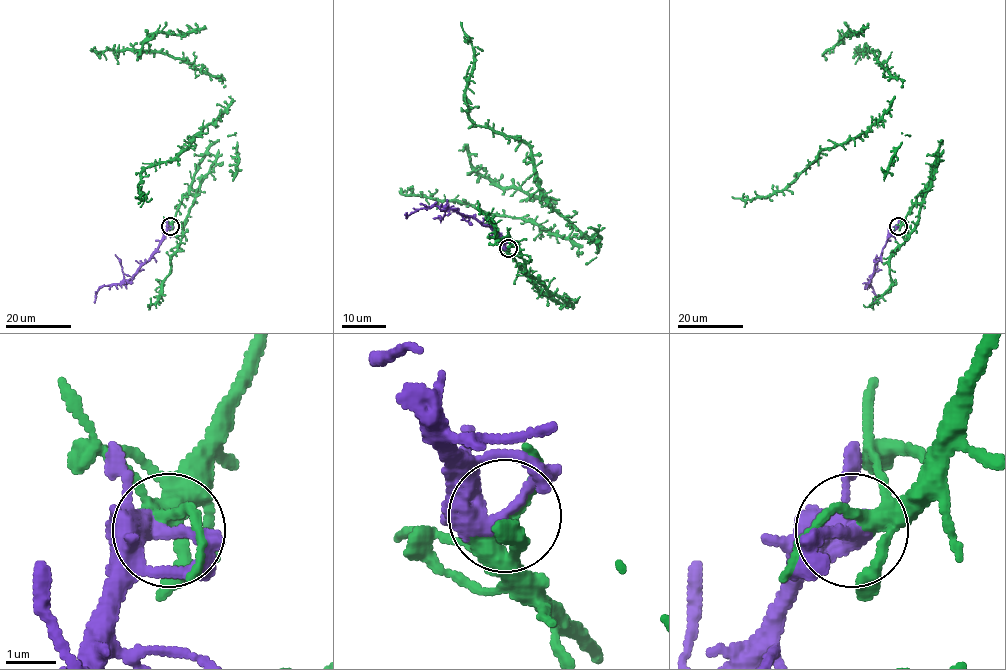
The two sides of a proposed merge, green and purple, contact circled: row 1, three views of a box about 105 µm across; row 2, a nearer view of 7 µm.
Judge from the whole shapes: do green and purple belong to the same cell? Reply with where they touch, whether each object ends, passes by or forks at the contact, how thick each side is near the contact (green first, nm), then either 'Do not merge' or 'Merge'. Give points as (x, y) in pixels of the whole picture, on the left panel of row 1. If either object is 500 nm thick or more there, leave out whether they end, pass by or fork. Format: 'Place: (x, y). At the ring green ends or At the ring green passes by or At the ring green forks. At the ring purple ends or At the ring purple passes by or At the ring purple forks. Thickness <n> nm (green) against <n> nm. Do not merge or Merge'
Place: (170, 226). At the ring green forks. At the ring purple forks. Thickness 280 nm (green) against 280 nm. Merge

